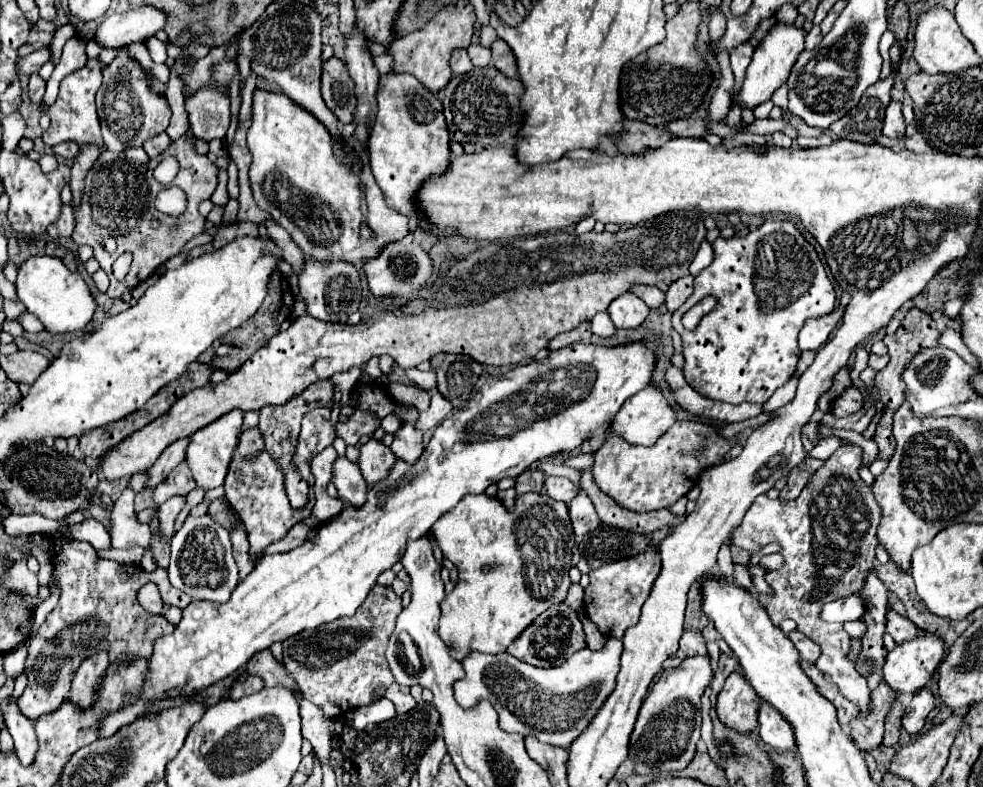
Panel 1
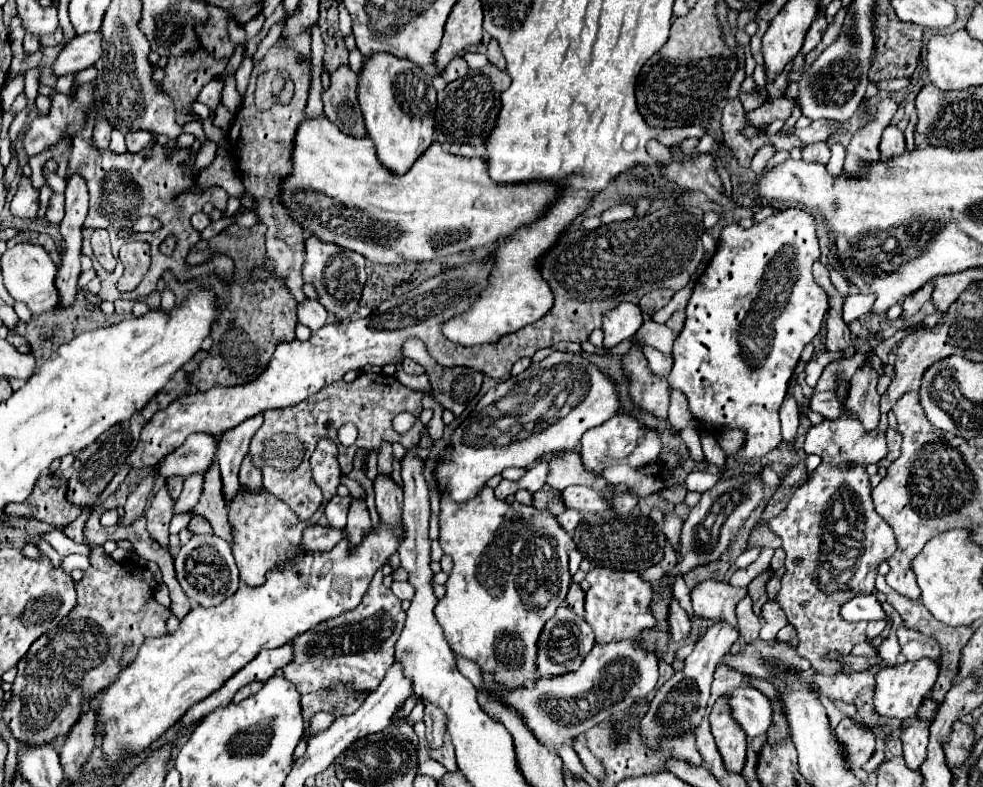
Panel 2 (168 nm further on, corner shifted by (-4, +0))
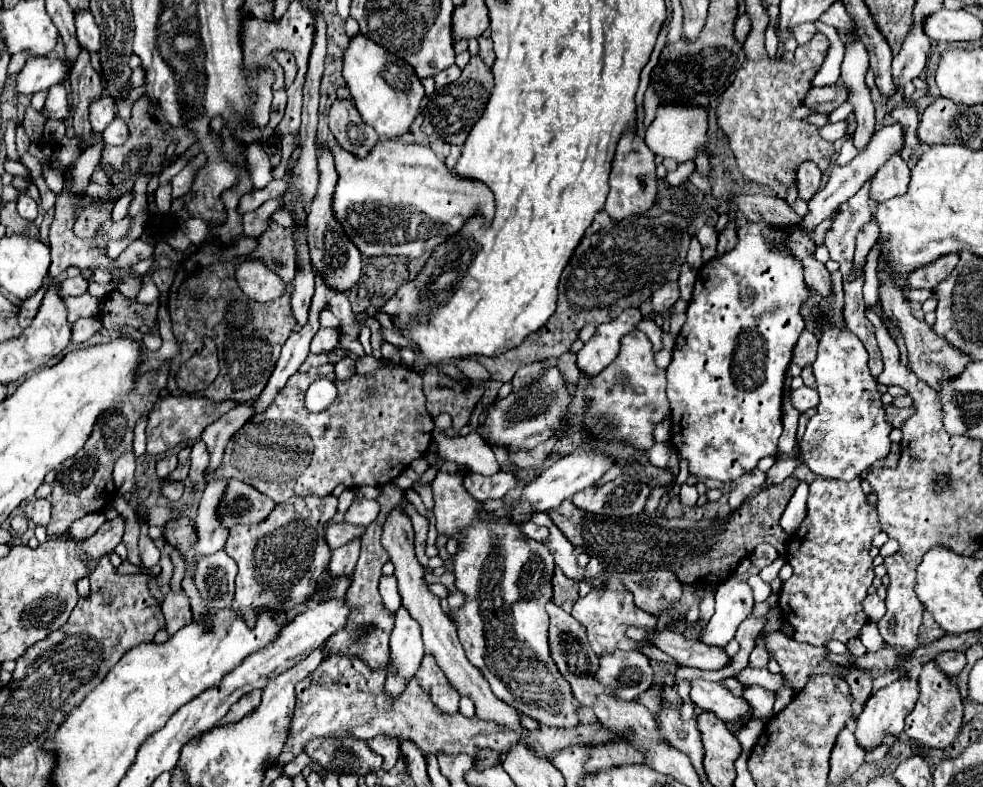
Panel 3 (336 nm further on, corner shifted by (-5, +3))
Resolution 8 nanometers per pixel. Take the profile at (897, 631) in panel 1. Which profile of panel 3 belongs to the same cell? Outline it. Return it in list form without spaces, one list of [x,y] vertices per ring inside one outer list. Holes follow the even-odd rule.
[[[940,652],[938,658],[934,658],[932,662],[938,664],[938,668],[940,668],[944,674],[948,674],[950,678],[954,678],[954,676],[958,676],[958,672],[964,668],[966,658],[964,658],[962,652]]]

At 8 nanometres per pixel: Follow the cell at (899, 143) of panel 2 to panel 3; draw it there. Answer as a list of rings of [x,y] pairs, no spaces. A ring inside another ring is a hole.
[[[892,154],[886,164],[874,174],[872,178],[872,188],[870,188],[870,198],[874,202],[882,202],[894,196],[902,196],[908,190],[910,182],[910,168],[904,162],[904,158],[898,154]]]

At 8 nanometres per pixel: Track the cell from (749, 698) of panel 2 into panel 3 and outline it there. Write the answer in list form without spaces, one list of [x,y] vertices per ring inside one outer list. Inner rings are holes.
[[[692,680],[690,698],[698,708],[712,710],[726,724],[742,724],[750,712],[750,704],[744,696],[734,696],[718,682]]]

